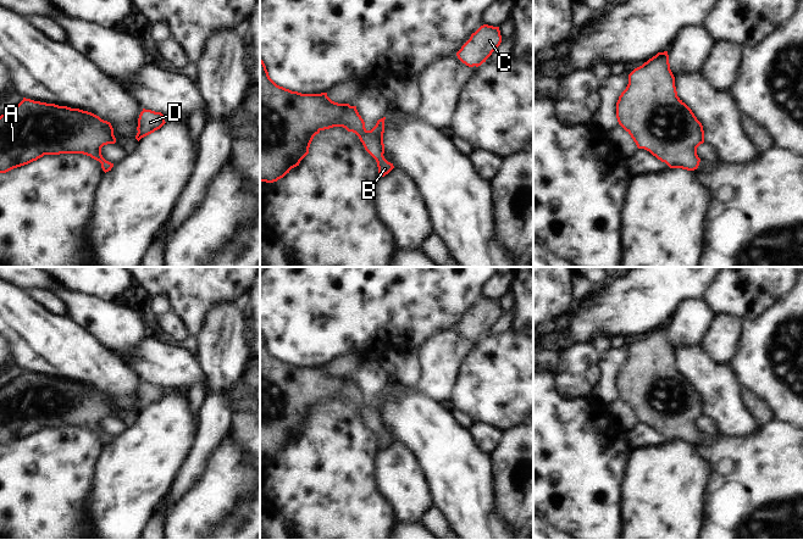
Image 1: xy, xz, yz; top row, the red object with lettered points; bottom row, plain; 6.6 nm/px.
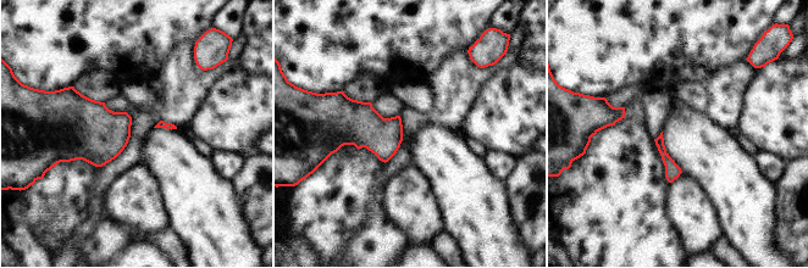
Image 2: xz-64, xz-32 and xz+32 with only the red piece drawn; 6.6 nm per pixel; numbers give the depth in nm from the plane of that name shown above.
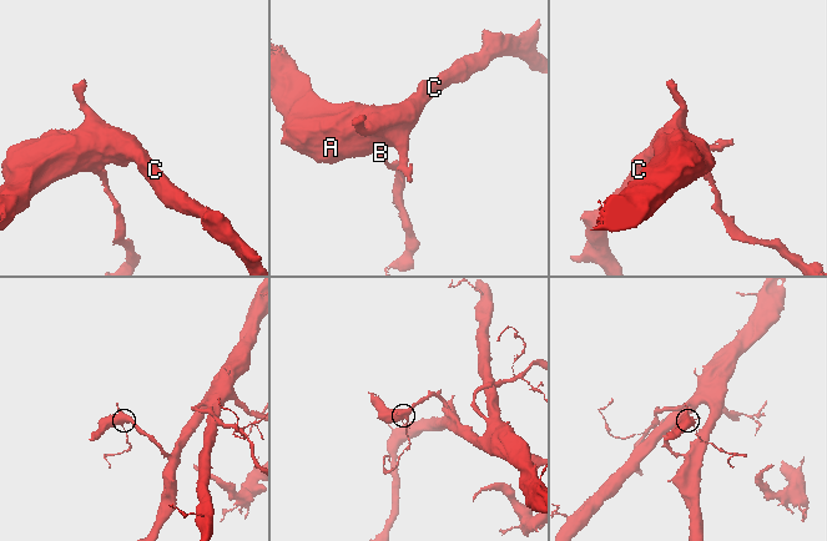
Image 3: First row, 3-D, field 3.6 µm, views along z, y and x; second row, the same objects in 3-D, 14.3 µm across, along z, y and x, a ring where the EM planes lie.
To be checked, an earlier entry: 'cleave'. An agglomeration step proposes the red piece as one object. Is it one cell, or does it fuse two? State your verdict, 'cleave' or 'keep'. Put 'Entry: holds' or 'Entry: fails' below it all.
keep
Entry: fails

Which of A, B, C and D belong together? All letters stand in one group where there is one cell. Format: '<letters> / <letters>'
A B C D

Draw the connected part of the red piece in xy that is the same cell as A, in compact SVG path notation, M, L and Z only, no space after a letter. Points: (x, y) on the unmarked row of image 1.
M23 371L0 389L0 446L28 438L44 428L83 427L101 436L103 444L111 444L113 436L101 428L101 421L115 417L110 395L79 382L59 379Z

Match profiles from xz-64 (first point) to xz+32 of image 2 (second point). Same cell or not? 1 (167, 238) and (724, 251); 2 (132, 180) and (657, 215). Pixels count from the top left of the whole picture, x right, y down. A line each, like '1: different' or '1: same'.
1: same
2: different

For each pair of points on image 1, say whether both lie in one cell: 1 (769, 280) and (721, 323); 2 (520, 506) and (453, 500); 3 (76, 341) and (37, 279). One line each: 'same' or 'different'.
1: different
2: different
3: different

